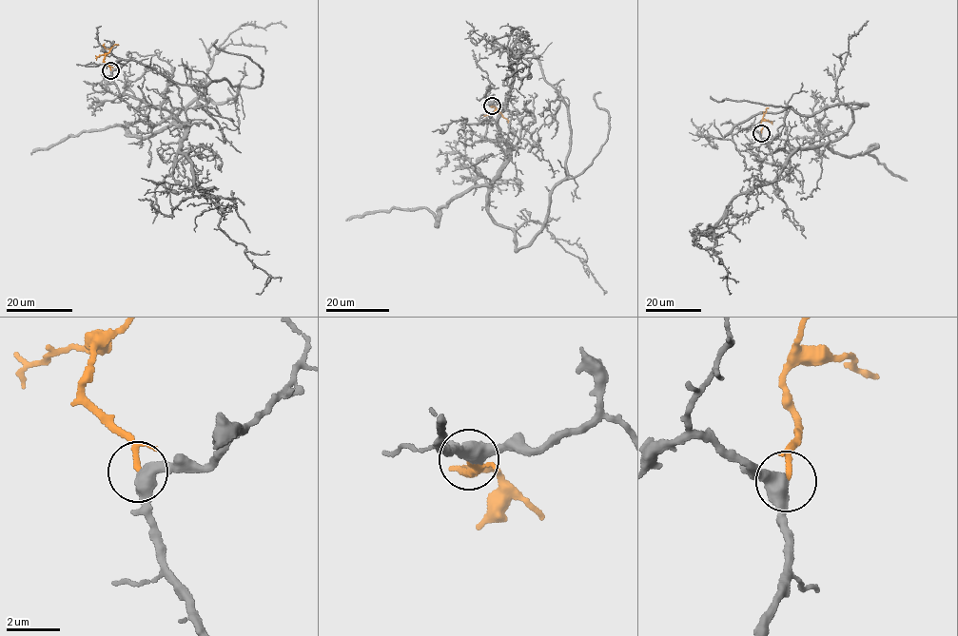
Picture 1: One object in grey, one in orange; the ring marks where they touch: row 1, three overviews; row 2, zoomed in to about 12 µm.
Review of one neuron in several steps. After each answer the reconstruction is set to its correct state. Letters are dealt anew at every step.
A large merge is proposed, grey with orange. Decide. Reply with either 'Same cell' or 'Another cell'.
Same cell

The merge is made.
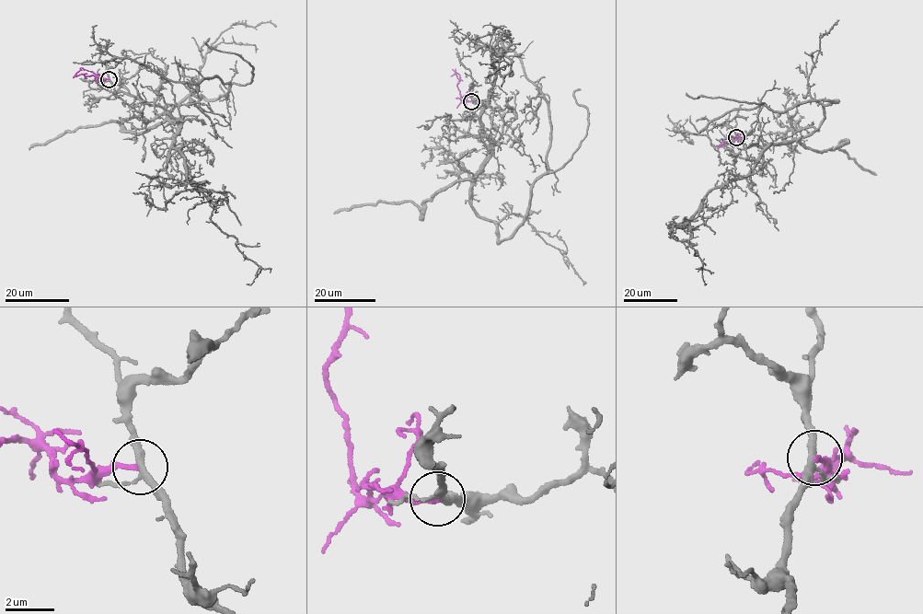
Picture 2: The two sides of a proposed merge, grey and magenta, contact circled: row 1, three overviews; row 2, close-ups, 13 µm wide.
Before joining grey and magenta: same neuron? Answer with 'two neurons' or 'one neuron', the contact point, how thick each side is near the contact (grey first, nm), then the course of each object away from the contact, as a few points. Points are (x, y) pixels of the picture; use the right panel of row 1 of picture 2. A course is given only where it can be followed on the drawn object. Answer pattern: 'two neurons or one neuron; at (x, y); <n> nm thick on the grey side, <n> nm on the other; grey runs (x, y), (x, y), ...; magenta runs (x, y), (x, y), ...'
two neurons; at (736, 137); 240 nm thick on the grey side, 200 nm on the other; grey runs (735, 137), (735, 157), (755, 160), (765, 144), (809, 134), (824, 106), (838, 101), (780, 111), (686, 93); magenta runs (735, 137), (738, 140), (739, 137), (719, 146), (724, 139)

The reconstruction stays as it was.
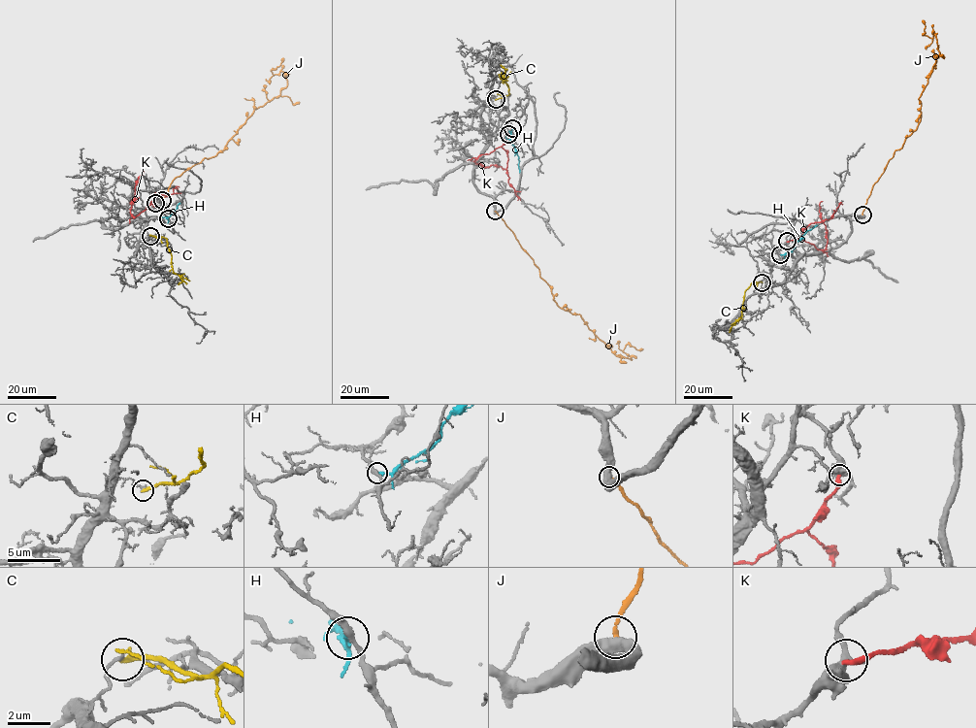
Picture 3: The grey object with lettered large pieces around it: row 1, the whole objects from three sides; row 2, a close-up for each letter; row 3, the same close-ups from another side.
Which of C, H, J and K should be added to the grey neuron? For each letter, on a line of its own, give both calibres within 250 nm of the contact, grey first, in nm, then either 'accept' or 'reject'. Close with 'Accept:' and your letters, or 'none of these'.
C: calibres 160 and 240 nm; reject
H: calibres 280 and 190 nm; reject
J: calibres 500 and 190 nm; reject
K: calibres 480 and 320 nm; reject
Accept: none of these

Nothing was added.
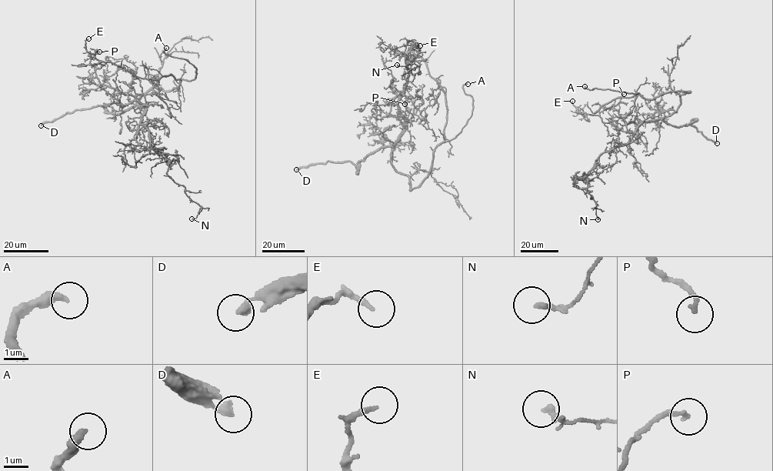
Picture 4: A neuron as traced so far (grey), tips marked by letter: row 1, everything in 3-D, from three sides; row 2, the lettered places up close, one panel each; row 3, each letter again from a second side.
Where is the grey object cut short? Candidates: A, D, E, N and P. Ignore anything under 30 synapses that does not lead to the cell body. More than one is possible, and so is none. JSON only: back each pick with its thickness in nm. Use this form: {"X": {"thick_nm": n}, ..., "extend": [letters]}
{"A": {"thick_nm": 320}, "D": {"thick_nm": 300}, "extend": ["A", "D"]}

